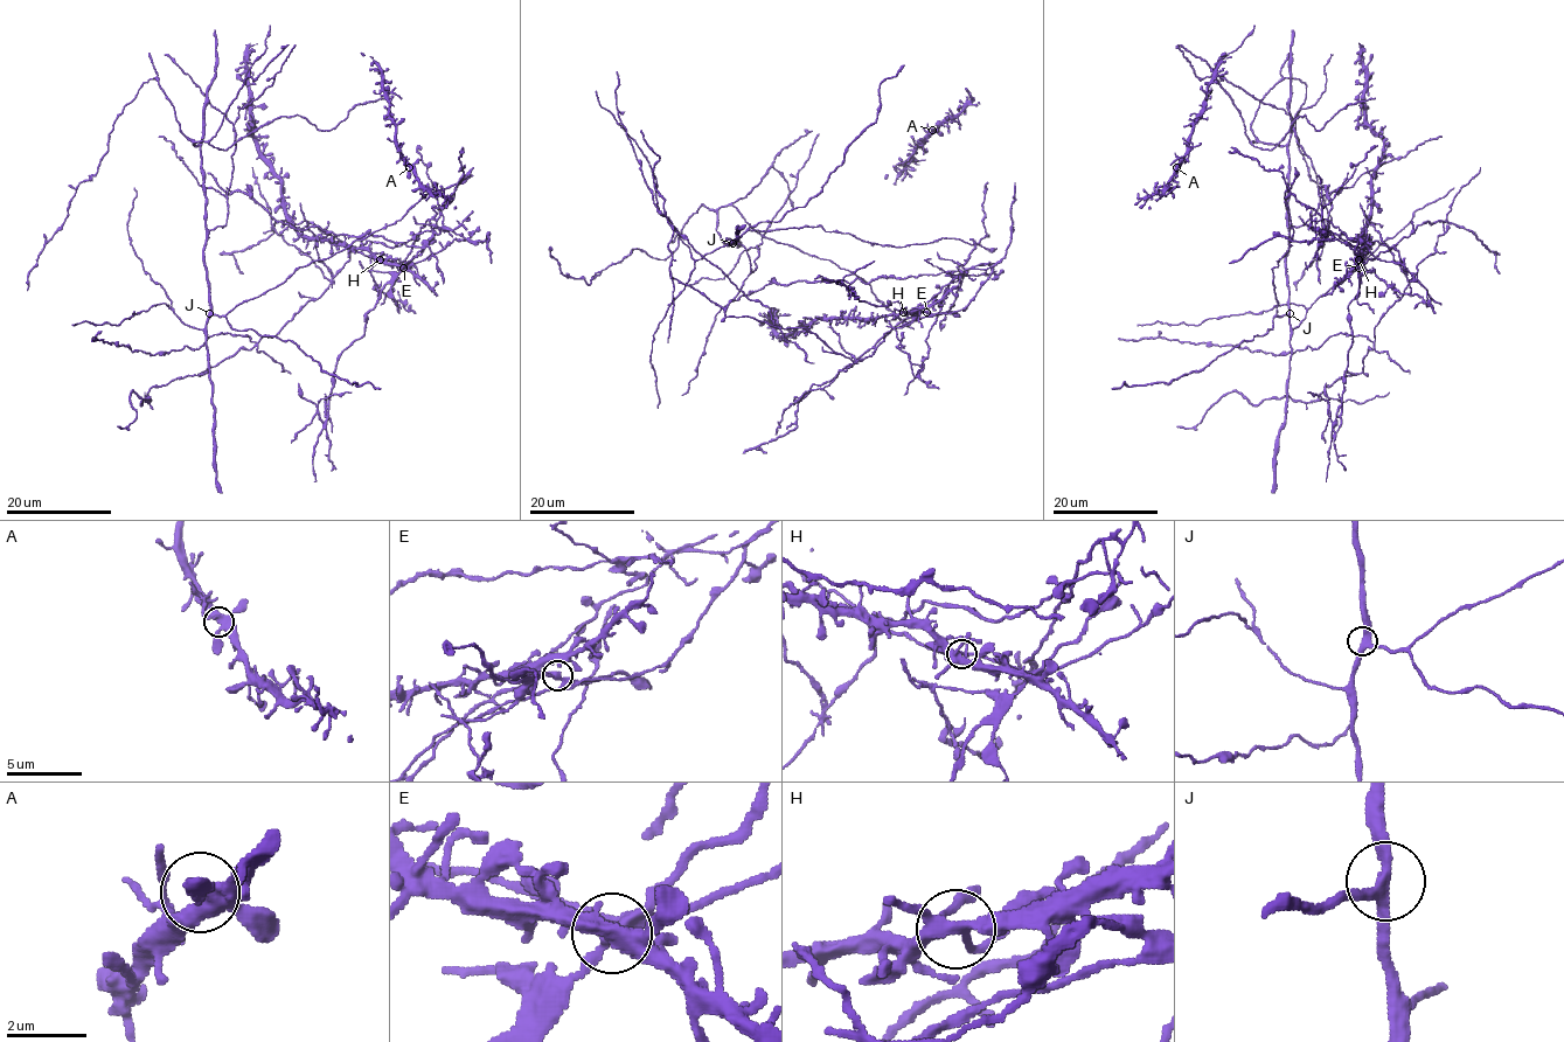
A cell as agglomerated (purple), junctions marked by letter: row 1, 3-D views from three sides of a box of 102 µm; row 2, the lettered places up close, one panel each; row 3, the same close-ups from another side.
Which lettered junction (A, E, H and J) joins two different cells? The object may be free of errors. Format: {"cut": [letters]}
{"cut": ["E"]}

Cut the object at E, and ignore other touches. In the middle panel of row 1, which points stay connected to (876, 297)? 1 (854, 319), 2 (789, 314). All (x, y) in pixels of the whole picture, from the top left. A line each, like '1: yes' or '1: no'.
1: yes
2: yes

